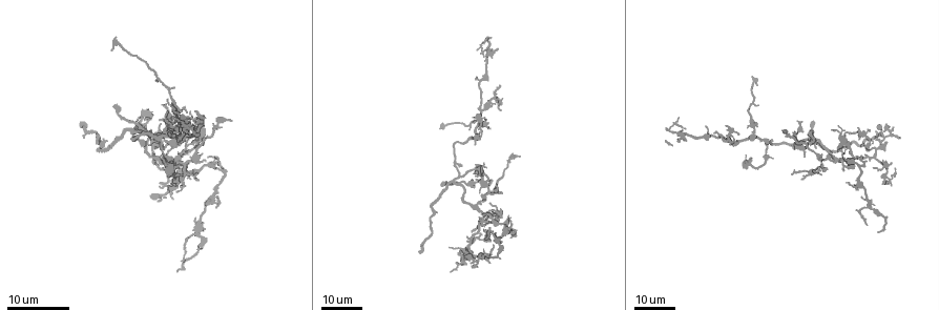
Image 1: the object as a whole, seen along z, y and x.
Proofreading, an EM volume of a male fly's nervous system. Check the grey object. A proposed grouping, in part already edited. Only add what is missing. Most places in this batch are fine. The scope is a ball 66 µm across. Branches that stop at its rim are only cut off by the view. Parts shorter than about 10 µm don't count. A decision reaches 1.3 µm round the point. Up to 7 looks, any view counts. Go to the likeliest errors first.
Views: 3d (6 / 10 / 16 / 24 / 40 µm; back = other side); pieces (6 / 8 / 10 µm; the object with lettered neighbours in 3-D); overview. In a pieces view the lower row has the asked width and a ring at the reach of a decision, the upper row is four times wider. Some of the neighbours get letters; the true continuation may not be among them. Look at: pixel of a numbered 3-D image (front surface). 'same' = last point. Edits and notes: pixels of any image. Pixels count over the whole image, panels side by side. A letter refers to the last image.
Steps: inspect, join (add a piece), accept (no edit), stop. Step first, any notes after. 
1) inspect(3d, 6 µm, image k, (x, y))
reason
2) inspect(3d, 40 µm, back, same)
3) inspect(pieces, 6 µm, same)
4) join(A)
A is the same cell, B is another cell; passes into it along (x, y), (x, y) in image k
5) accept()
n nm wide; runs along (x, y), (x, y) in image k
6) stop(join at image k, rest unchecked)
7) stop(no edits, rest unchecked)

inspect(3d, 24 µm, image 1, (200, 123))
branch stops here

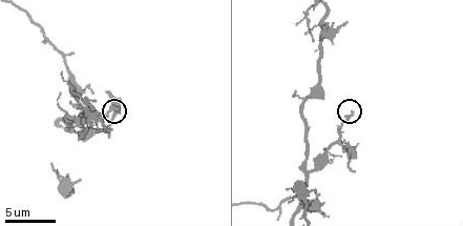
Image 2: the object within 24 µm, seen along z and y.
inspect(pieces, 8 µm, image 2, (352, 111))

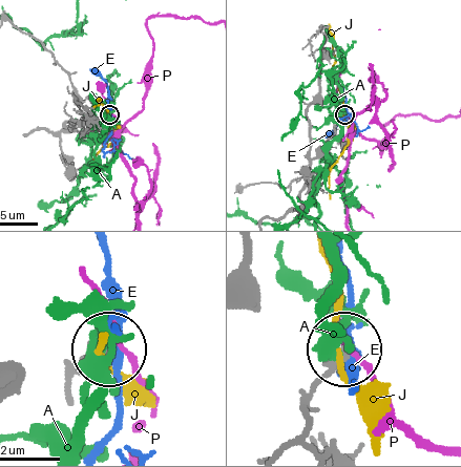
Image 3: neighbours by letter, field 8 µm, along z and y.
accept()
A, E, J and P are other cells; none of them fits

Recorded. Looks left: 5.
inspect(3d, 16 µm, image 1, (160, 121))
tapers out

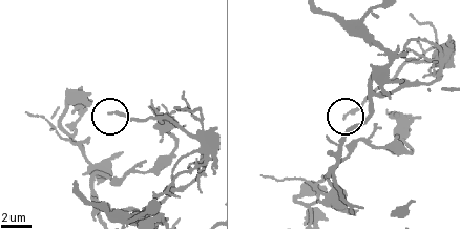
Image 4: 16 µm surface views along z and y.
inspect(pieces, 8 µm, image 4, (108, 114))

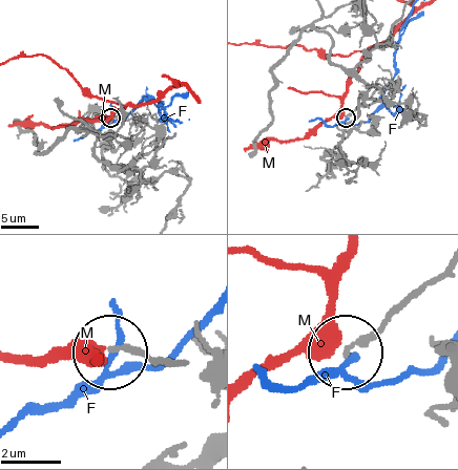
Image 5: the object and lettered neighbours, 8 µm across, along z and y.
accept()
F and M are other cells; none of them fits

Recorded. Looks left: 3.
inspect(3d, 24 µm, image 1, (479, 195))
branch stops here

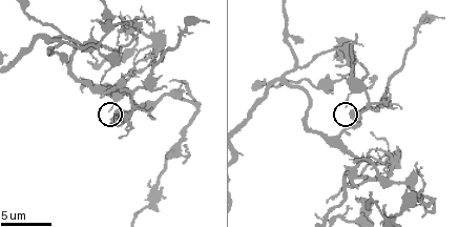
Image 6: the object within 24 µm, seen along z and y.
inspect(pieces, 6 µm, image 6, (349, 114))

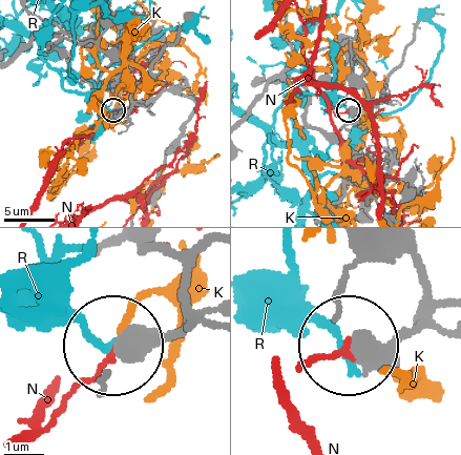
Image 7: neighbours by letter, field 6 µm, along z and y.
accept()
K, N and R are other cells; none of them fits

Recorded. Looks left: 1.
inspect(pieces, 6 µm, image 6, (65, 59))
an open end

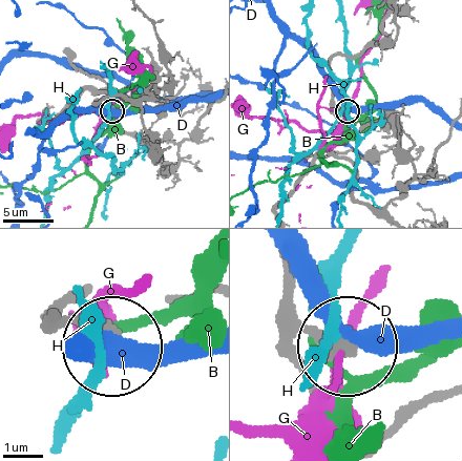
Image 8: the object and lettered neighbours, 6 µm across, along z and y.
accept()
460 nm wide; B, D, G and H are other cells; no lettered piece goes on from it

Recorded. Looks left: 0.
stop(no edits, rest unchecked)

